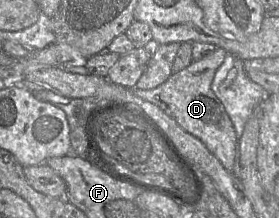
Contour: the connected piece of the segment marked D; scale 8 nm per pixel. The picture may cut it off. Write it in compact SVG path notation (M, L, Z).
M219 47L209 55L192 63L179 72L173 73L163 84L154 89L130 88L133 93L160 107L188 133L200 139L207 149L232 172L235 161L236 131L223 104L214 94L211 84L214 75L223 63L227 52Z

